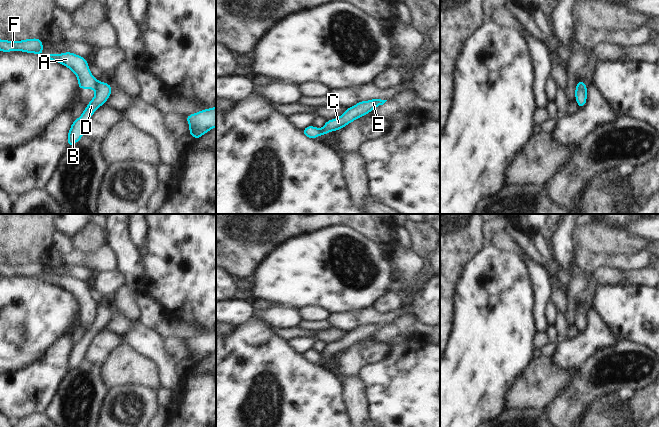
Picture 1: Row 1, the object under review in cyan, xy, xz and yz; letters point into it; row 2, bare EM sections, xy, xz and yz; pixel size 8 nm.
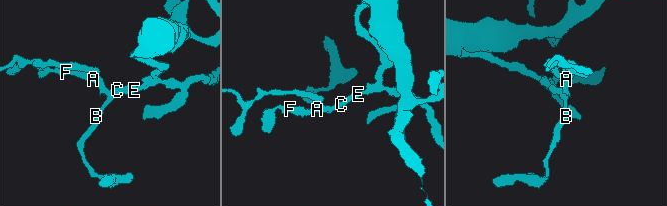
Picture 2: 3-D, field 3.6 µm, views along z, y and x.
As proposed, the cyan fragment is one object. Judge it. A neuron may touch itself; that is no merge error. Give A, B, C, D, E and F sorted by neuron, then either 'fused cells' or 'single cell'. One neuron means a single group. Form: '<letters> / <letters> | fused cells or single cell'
A F / B C D E | fused cells

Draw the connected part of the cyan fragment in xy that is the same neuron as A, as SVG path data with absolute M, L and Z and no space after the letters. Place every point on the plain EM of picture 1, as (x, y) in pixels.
M69 275L61 278L45 278L43 282L54 285L68 291L78 303L78 313L94 313L98 304L90 296L86 281L81 281Z

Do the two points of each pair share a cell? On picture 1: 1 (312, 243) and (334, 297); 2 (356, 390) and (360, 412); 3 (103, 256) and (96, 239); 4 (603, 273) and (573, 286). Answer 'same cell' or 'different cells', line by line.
1: same cell
2: same cell
3: different cells
4: different cells

